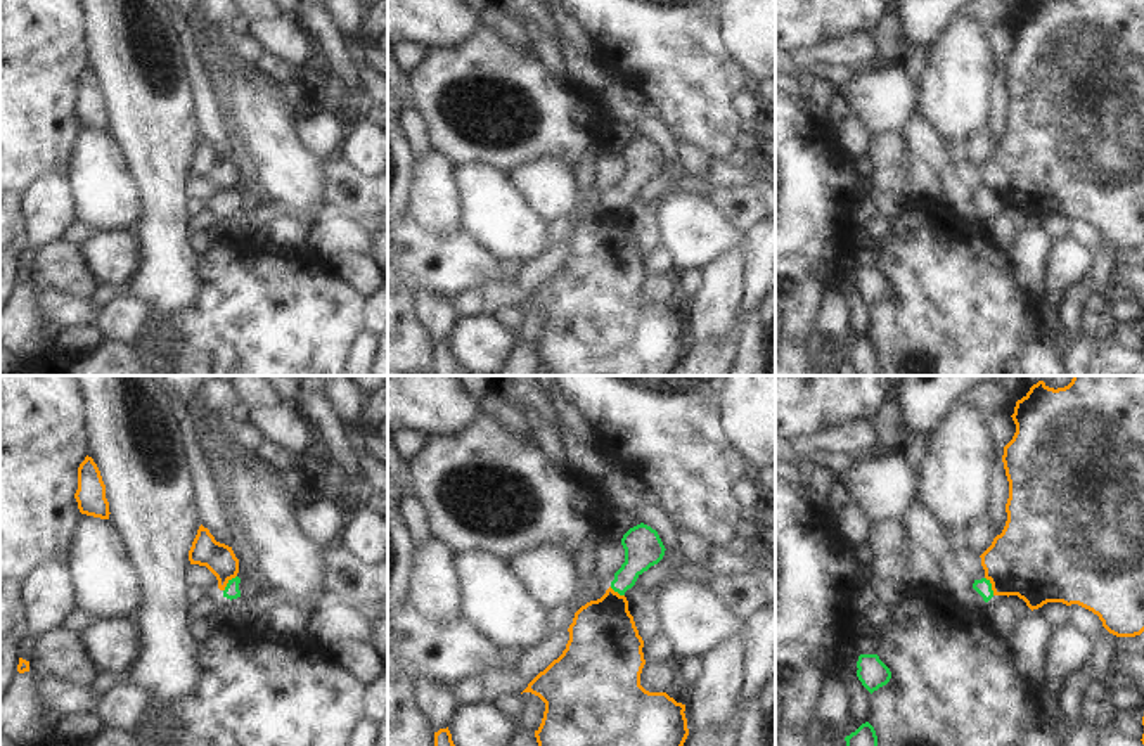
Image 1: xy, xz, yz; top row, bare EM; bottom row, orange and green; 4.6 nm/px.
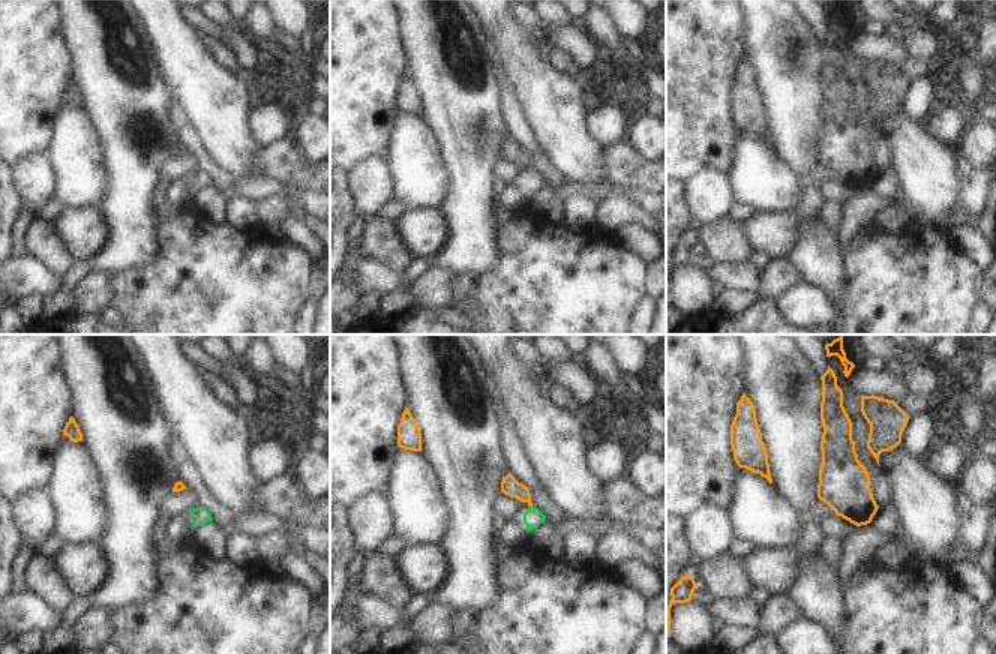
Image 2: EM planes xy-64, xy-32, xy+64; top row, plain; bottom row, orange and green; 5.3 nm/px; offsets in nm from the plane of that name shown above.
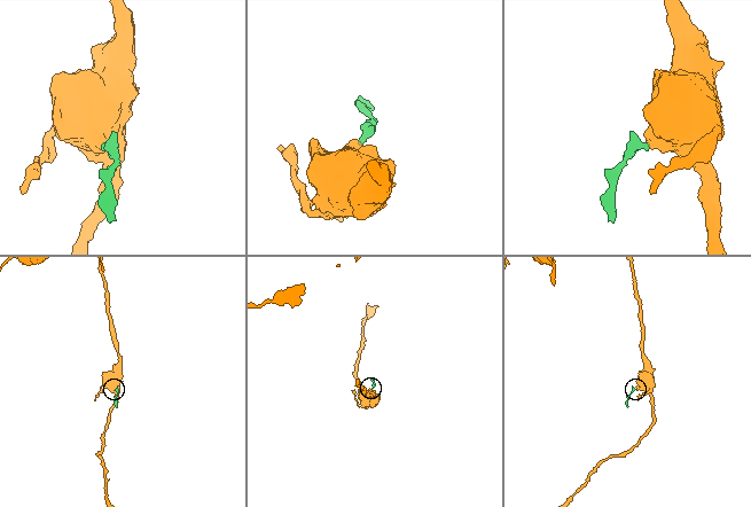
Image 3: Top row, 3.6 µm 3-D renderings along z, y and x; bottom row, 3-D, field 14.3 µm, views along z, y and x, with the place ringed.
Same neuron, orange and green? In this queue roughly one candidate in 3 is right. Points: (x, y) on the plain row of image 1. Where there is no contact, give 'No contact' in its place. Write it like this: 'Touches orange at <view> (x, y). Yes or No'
Touches orange at yz (992, 198). No

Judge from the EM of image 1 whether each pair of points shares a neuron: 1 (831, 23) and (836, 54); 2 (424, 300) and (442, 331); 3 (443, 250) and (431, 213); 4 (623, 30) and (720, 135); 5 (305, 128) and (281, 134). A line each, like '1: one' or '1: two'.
1: two
2: one
3: two
4: one
5: two

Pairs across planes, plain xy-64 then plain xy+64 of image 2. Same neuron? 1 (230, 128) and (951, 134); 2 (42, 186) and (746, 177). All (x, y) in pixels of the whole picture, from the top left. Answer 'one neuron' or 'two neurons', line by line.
1: two neurons
2: two neurons

